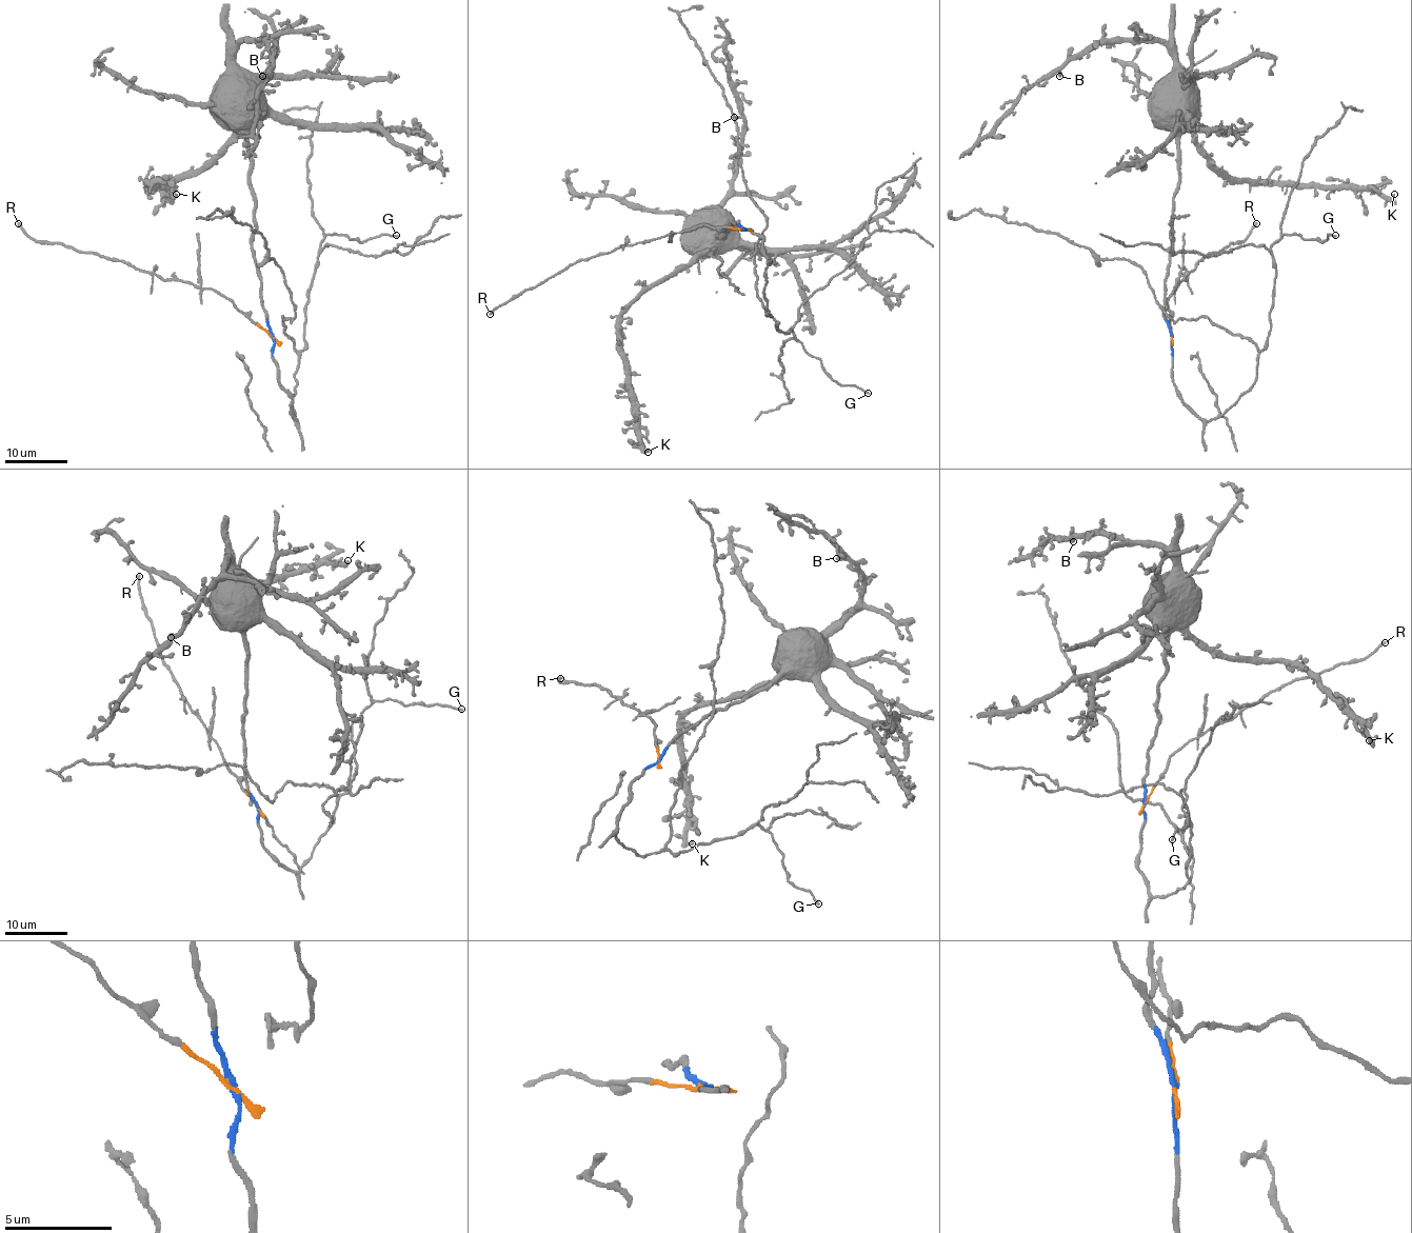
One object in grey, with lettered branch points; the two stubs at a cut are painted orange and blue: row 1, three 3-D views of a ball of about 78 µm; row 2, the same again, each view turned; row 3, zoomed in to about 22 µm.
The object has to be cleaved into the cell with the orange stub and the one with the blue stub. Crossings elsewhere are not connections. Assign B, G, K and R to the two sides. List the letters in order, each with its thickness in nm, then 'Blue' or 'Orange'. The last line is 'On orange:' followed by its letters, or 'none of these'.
B: Thickness 420 nm. Blue
G: Thickness 170 nm. Blue
K: Thickness 200 nm. Blue
R: Thickness 240 nm. Orange
On orange: R

